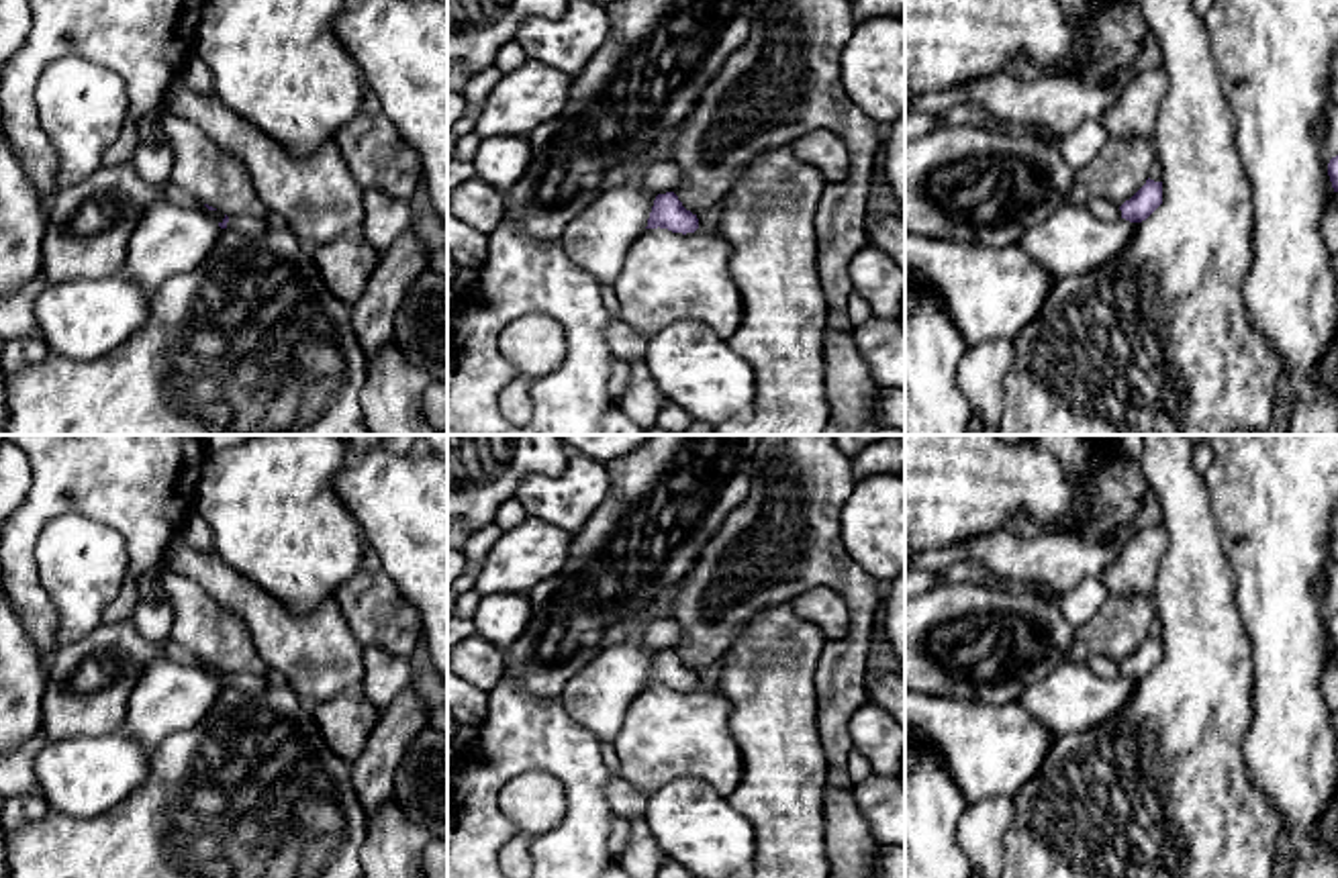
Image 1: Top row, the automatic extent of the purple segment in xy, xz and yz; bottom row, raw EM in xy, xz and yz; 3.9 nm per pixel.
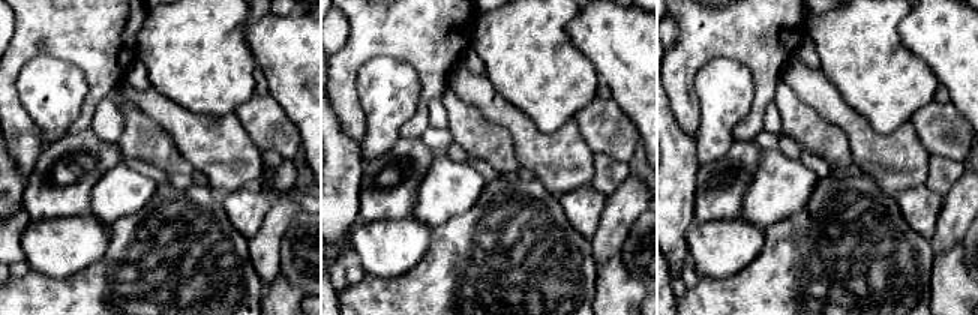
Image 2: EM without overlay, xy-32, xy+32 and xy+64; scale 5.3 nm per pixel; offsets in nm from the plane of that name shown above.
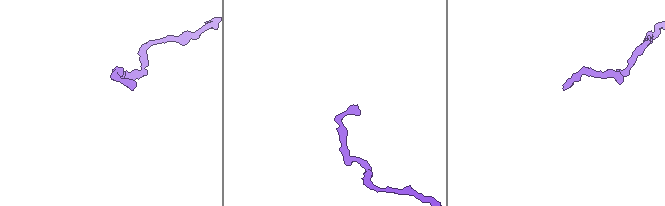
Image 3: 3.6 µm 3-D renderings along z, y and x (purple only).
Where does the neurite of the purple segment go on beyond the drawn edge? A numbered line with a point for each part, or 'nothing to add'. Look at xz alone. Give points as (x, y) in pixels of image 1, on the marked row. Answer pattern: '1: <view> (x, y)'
nothing to add

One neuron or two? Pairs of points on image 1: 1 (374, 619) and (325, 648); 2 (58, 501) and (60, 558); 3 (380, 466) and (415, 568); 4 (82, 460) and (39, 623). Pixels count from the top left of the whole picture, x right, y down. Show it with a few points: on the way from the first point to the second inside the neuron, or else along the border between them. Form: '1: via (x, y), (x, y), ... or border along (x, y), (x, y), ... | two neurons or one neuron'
1: border along (331, 599), (350, 631), (364, 646) | two neurons
2: border along (105, 523), (58, 515), (43, 527), (33, 556) | two neurons
3: via (389, 491), (415, 517), (415, 544) | one neuron
4: via (45, 501), (21, 529), (21, 582) | one neuron

